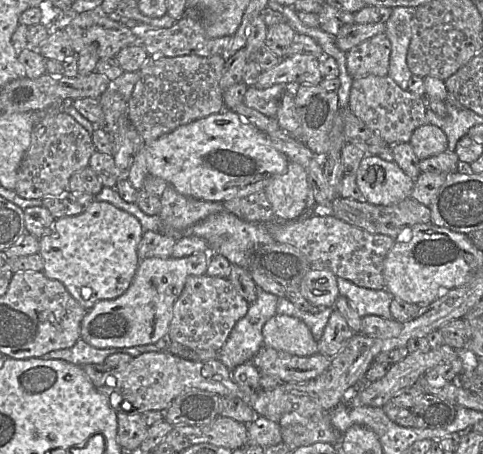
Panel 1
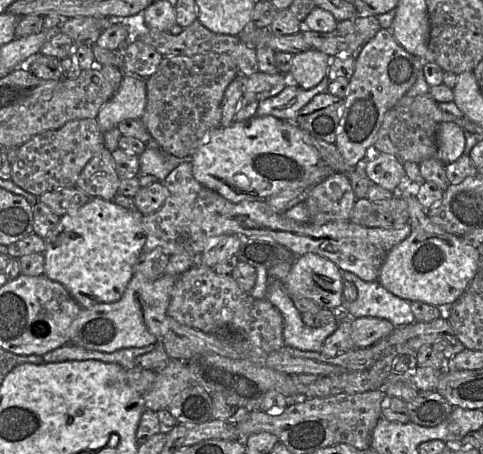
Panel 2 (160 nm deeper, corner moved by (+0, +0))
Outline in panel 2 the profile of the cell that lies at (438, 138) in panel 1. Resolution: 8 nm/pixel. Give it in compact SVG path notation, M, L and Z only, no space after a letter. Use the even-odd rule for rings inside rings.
M454 122L439 123L436 131L436 158L444 164L456 161L465 149L464 130Z

